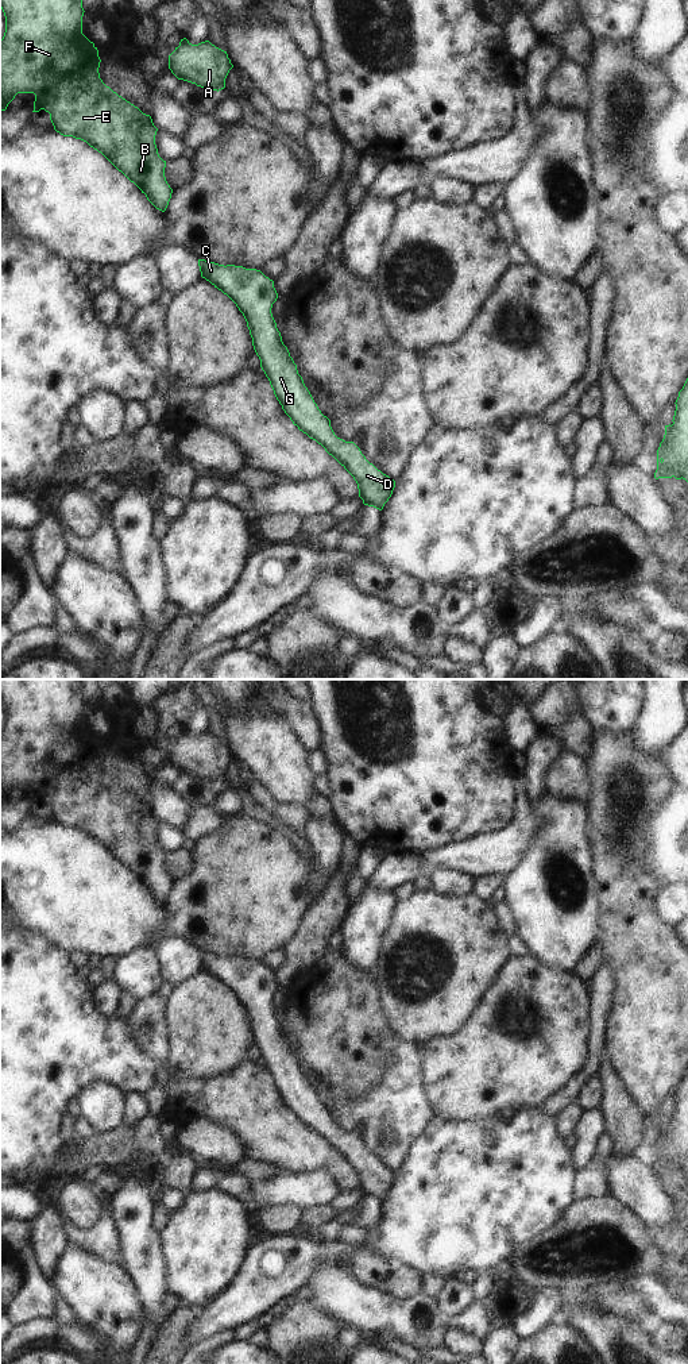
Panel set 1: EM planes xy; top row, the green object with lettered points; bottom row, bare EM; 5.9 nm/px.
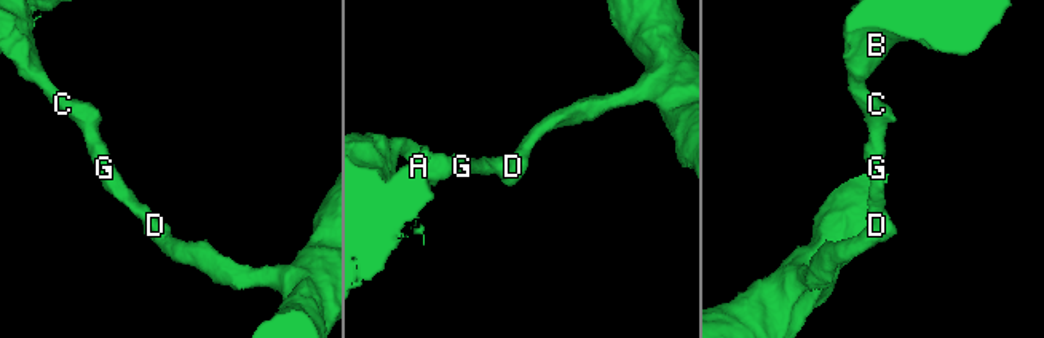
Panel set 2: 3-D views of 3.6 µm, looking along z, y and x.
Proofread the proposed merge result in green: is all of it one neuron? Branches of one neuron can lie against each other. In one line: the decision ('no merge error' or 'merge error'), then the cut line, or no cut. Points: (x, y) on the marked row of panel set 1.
no merge error | no cut

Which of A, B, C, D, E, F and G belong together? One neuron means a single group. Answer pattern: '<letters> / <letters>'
A B C D E F G

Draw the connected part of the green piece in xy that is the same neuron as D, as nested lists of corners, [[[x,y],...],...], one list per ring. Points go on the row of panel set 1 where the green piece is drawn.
[[[198,259],[201,277],[227,294],[243,313],[260,367],[285,413],[299,431],[321,444],[356,481],[364,505],[379,510],[395,481],[378,470],[353,442],[337,438],[321,413],[282,342],[271,308],[278,298],[274,281],[260,270]]]

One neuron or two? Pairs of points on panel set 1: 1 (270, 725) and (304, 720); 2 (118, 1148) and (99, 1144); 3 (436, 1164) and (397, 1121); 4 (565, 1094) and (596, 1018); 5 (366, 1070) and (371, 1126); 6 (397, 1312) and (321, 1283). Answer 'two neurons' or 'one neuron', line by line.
1: two neurons
2: one neuron
3: two neurons
4: one neuron
5: two neurons
6: one neuron

